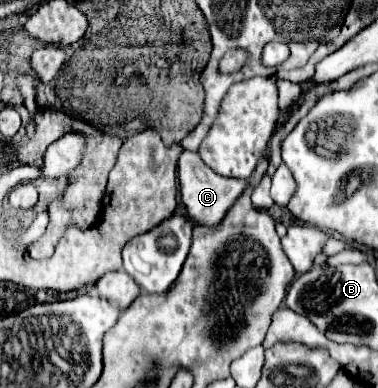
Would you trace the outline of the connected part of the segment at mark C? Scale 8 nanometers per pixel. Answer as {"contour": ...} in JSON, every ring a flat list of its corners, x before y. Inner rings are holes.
{"contour":[[183,151,179,157,179,183,181,183,181,197,187,207,187,215,195,221,195,225,207,225,207,227,221,223,229,207,237,201,237,197,247,187,245,179,229,179,217,175,193,151]]}

